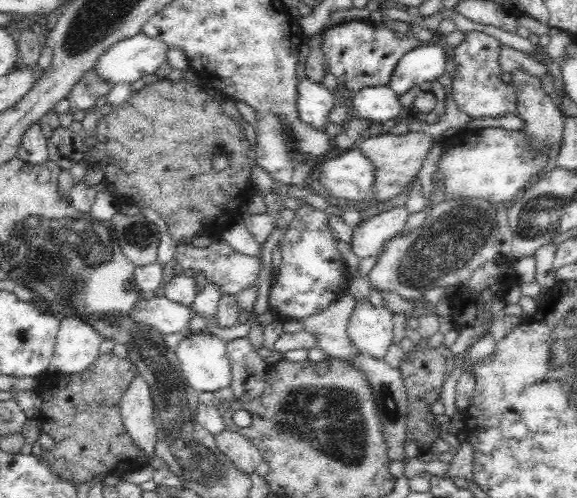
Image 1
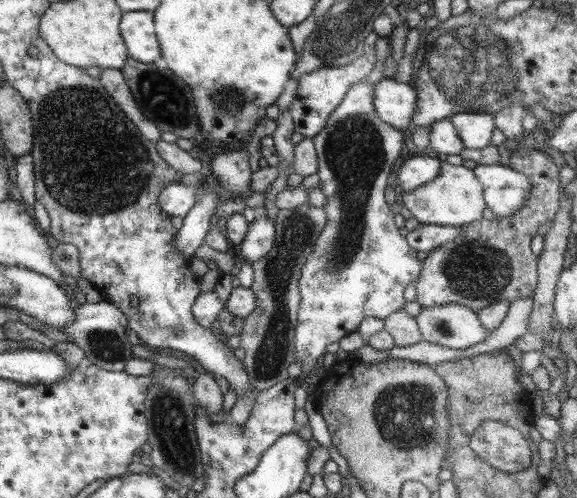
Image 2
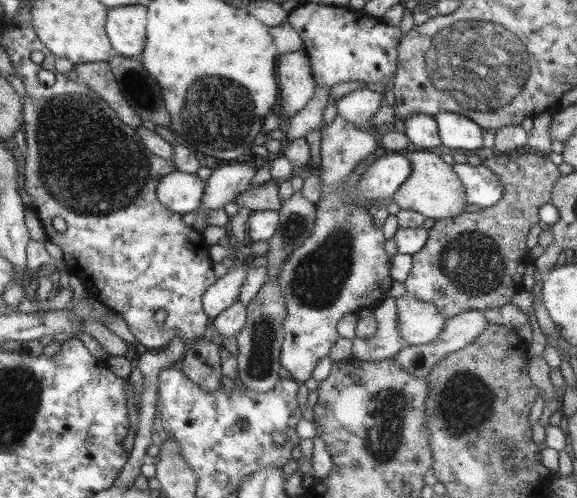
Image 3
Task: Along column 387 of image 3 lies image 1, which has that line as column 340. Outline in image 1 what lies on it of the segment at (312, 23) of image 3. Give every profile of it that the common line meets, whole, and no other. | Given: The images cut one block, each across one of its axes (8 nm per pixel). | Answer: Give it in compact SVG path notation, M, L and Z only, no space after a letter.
M370 19L330 30L325 34L320 47L324 53L324 68L332 72L336 79L346 83L350 94L354 94L366 87L387 86L398 59L423 44L415 37L400 35Z

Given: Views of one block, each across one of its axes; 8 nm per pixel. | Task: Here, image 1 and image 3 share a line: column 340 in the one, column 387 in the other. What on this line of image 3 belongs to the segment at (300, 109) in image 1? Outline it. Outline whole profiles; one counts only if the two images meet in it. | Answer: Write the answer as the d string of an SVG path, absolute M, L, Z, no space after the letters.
M367 89L353 90L335 100L336 116L351 122L358 128L368 128L367 120L375 113L377 107L385 104L389 97Z

